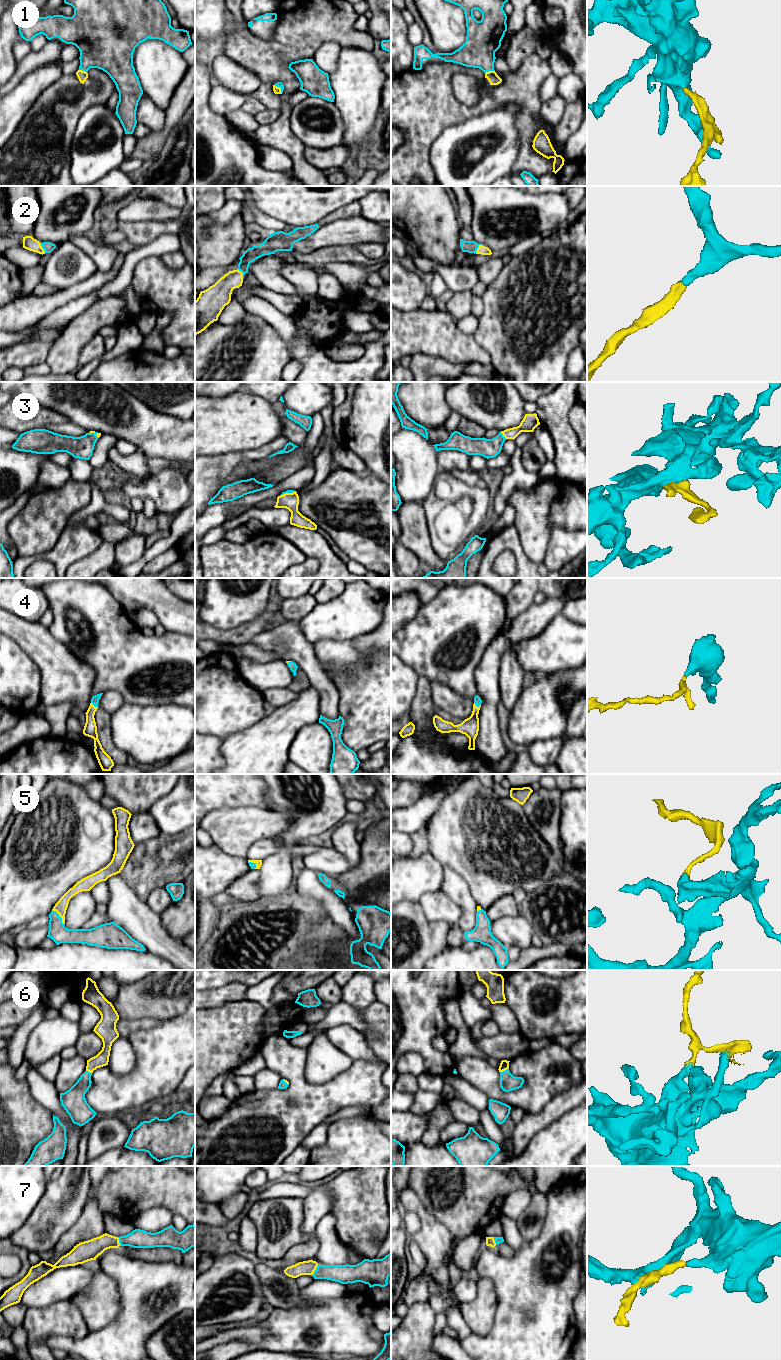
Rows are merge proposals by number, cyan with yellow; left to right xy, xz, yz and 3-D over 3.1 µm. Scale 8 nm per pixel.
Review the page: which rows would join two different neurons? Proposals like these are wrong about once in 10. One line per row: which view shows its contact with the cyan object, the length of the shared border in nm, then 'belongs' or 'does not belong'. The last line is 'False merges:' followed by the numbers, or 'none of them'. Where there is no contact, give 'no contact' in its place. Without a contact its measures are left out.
1: contact in yz; length 80 nm; belongs
2: contact in xy; length 90 nm; belongs
3: contact in yz; length 80 nm; belongs
4: contact in yz; length 60 nm; belongs
5: contact in xy; length 150 nm; belongs
6: contact in yz; length 80 nm; belongs
7: contact in xz; length 110 nm; belongs
False merges: none of them

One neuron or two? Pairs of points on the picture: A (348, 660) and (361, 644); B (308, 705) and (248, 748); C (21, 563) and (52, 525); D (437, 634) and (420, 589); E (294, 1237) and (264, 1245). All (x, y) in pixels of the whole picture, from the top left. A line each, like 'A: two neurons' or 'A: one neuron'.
A: two neurons
B: one neuron
C: two neurons
D: two neurons
E: one neuron

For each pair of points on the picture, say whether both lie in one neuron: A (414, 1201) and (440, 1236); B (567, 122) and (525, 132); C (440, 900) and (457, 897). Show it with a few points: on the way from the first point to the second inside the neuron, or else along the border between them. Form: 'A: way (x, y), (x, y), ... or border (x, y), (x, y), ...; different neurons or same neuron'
A: way (419, 1210), (431, 1227); same neuron
B: border (555, 127), (554, 141), (561, 150); different neurons
C: border (441, 889), (461, 908), (462, 915), (459, 920); different neurons

